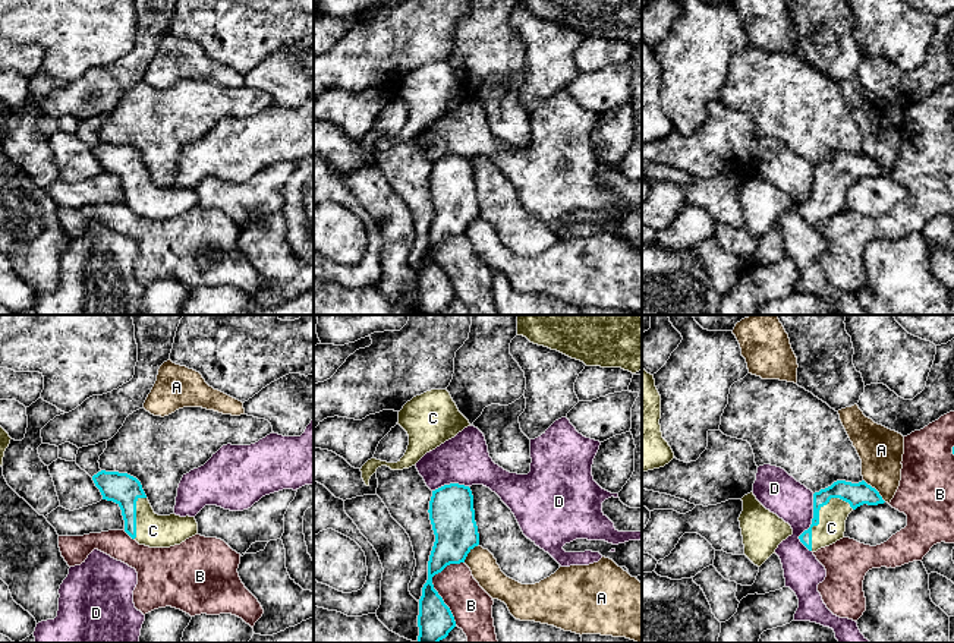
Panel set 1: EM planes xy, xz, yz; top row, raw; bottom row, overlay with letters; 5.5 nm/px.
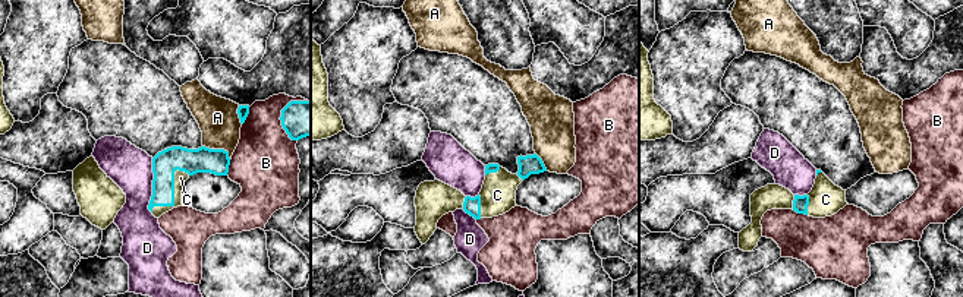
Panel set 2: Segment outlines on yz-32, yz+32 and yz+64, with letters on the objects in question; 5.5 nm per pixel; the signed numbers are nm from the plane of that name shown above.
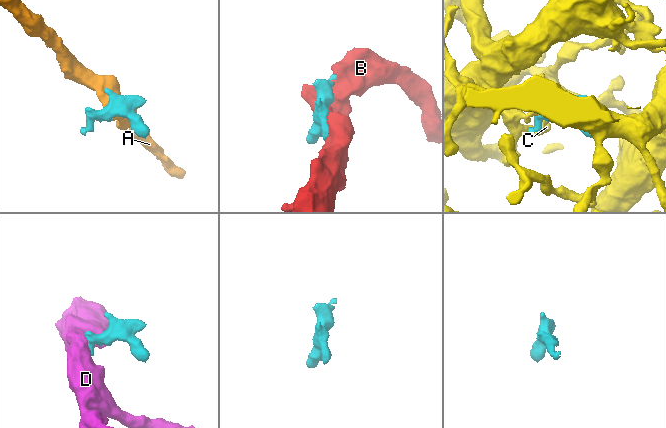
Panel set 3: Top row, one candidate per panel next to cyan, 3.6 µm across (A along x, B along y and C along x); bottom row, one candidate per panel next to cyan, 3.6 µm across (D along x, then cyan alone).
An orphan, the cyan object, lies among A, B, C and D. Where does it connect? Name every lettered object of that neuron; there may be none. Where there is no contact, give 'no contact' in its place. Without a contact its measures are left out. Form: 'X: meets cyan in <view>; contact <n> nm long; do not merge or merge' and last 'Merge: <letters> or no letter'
A: meets cyan in yz; contact 180 nm long; do not merge
B: meets cyan in xz; contact 360 nm long; do not merge
C: meets cyan in yz; contact 340 nm long; merge
D: meets cyan in yz; contact 320 nm long; do not merge
Merge: C

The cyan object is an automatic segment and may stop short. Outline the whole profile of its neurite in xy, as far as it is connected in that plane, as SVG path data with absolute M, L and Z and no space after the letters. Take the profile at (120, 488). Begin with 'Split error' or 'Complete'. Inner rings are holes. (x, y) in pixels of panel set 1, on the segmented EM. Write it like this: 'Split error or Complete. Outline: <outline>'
Split error. Outline: M101 470L92 476L103 499L116 502L125 520L125 532L139 545L170 548L198 535L195 517L154 513L141 482L119 472Z

